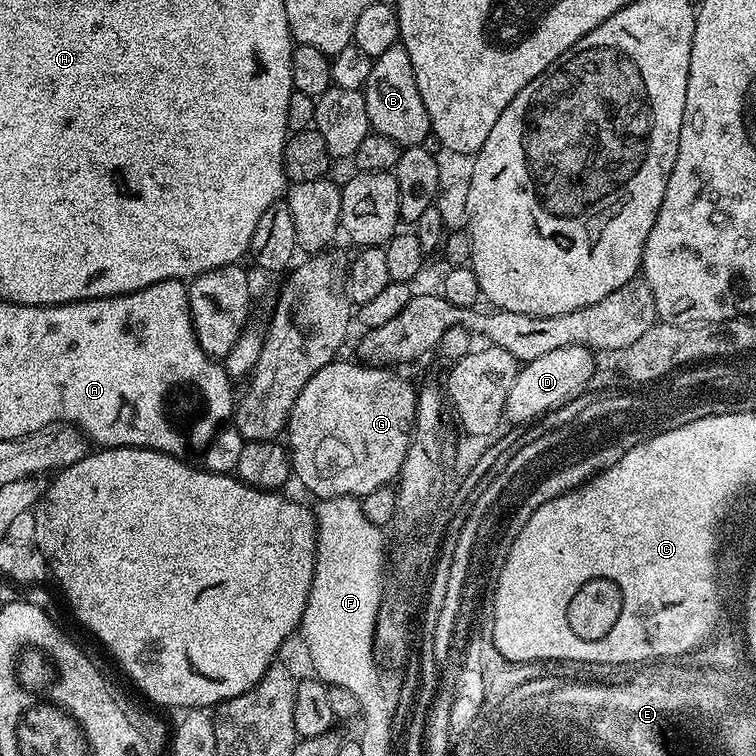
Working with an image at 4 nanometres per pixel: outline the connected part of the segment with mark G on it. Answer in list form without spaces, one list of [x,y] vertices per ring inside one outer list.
[[[337,358],[322,366],[322,370],[302,386],[298,398],[294,398],[286,429],[286,447],[295,479],[300,479],[301,486],[320,500],[339,496],[363,498],[370,490],[389,487],[399,477],[412,437],[417,385],[412,385],[391,367],[369,366],[364,362],[351,364],[344,359]]]

